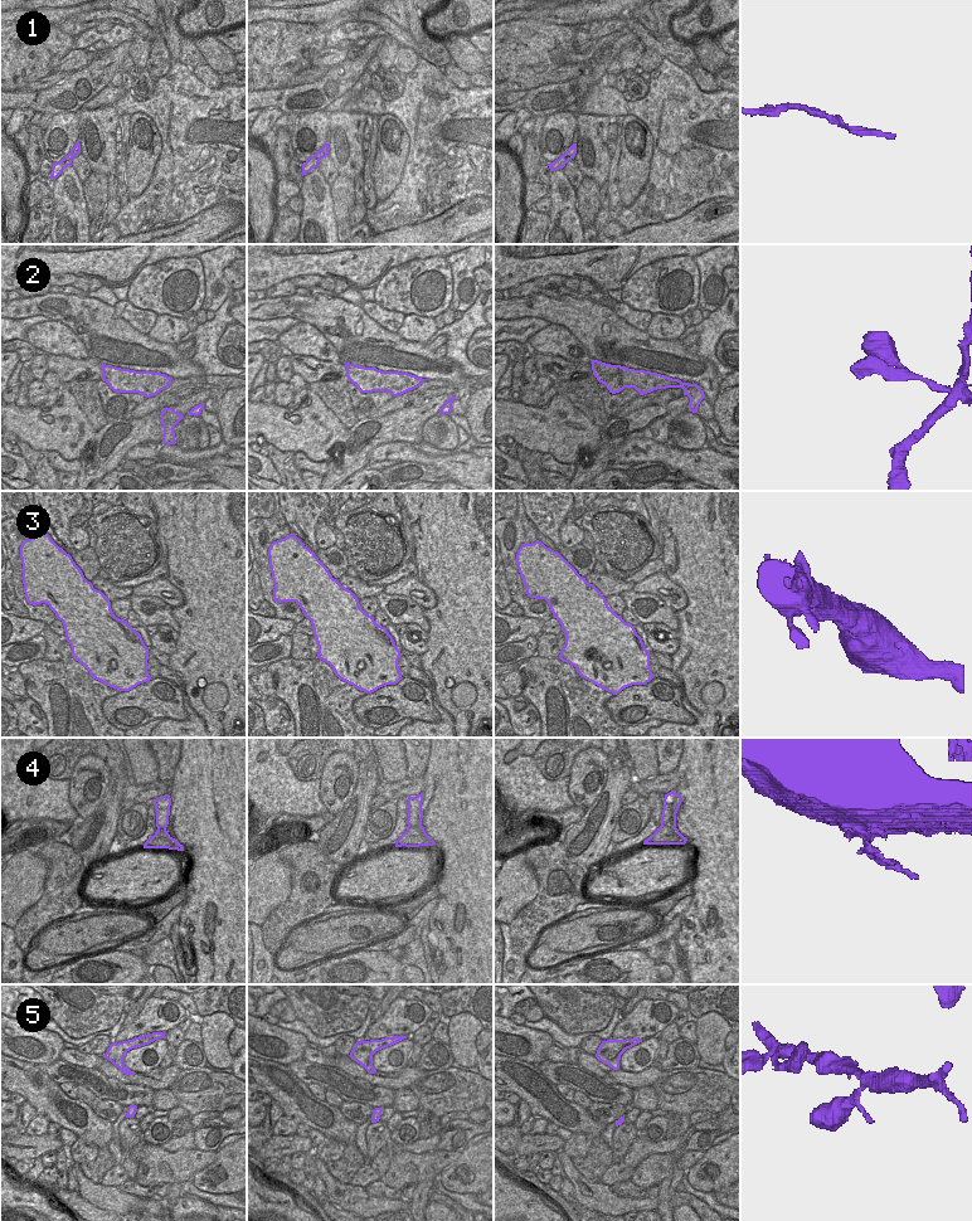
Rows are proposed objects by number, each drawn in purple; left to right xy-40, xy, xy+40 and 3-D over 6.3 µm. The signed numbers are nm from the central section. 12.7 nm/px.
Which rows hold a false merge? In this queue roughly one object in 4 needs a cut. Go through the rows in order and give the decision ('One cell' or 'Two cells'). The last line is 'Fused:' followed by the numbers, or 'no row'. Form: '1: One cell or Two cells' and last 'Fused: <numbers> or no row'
1: One cell
2: One cell
3: One cell
4: One cell
5: One cell
Fused: no row

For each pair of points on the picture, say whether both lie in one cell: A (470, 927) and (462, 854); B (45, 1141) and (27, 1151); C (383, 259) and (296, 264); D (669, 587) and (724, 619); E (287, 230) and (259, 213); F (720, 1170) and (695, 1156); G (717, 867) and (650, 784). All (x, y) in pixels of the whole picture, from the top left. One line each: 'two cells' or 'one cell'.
A: one cell
B: one cell
C: one cell
D: two cells
E: two cells
F: two cells
G: two cells

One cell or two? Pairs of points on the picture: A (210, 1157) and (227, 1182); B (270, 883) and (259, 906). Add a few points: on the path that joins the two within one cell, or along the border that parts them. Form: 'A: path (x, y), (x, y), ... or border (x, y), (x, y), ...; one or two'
A: border (217, 1152), (217, 1157), (190, 1178); two
B: path (263, 889), (259, 893), (259, 900); one

